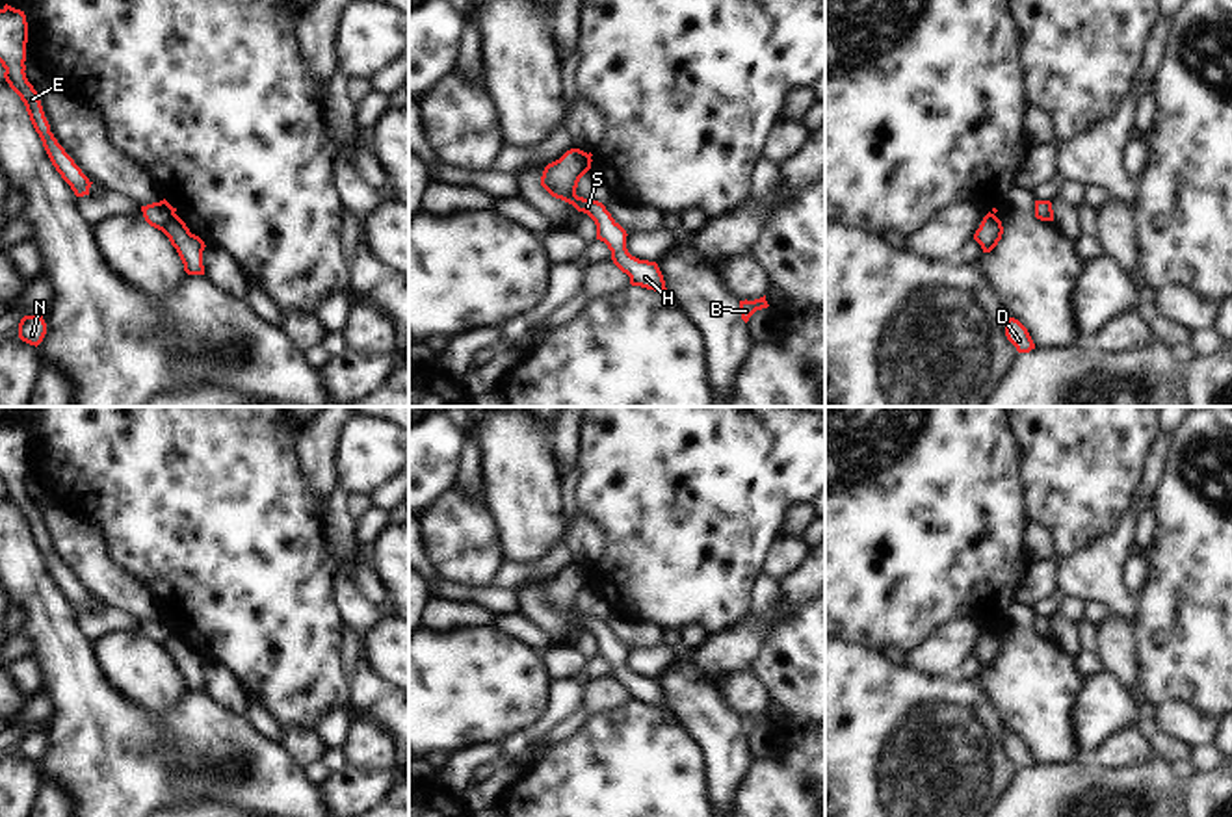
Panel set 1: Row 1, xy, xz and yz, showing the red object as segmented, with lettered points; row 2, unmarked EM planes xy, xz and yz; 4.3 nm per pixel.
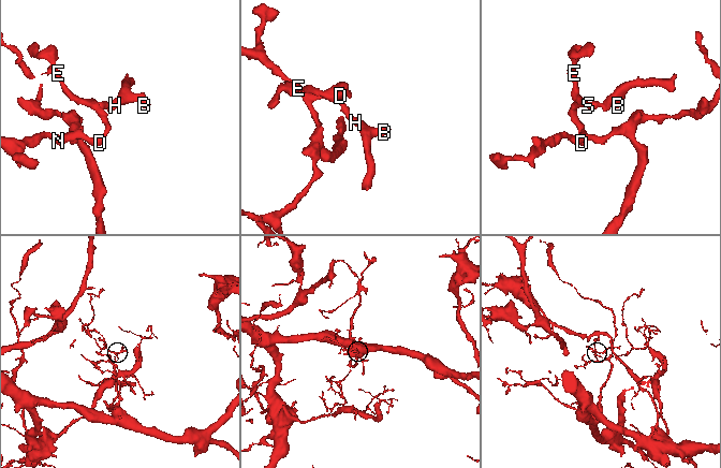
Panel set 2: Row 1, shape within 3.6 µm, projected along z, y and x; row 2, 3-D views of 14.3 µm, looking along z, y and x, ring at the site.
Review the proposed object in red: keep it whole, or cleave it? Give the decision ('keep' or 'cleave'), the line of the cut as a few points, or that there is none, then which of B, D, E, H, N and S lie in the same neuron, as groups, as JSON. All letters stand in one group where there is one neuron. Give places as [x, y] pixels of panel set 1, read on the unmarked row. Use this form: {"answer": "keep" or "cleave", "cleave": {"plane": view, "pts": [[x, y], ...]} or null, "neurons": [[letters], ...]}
{"answer": "cleave", "cleave": {"plane": "xy", "pts": [[173, 628], [160, 645]]}, "neurons": [["B", "E", "H", "S"], ["D", "N"]]}

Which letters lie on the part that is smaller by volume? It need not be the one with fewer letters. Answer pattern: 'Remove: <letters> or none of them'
Remove: B, E, H, S

